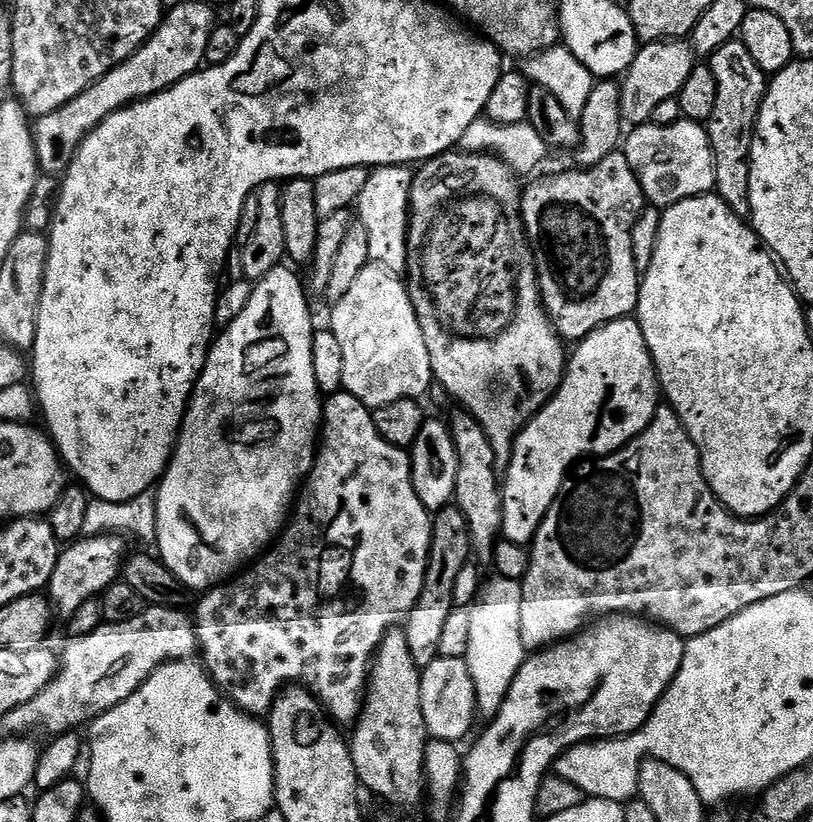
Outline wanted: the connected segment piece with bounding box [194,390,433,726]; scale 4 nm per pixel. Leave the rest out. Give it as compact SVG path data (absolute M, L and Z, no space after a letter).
M339 391L327 397L322 404L322 435L318 440L316 460L308 472L298 499L294 504L294 511L290 516L290 523L280 533L278 539L249 567L241 571L231 582L216 585L207 589L204 596L195 605L194 623L196 625L196 643L202 663L217 688L241 708L248 715L257 718L267 717L272 709L276 697L289 686L300 685L313 692L320 699L329 716L341 726L355 725L360 716L362 701L368 687L368 677L372 671L372 661L380 643L386 638L389 628L403 625L408 615L418 602L422 594L422 586L426 582L428 569L428 555L432 545L432 521L428 508L422 506L418 494L414 490L412 481L412 457L407 451L382 438L378 434L378 426L374 426L373 409L366 407L361 400L354 398L354 394Z

